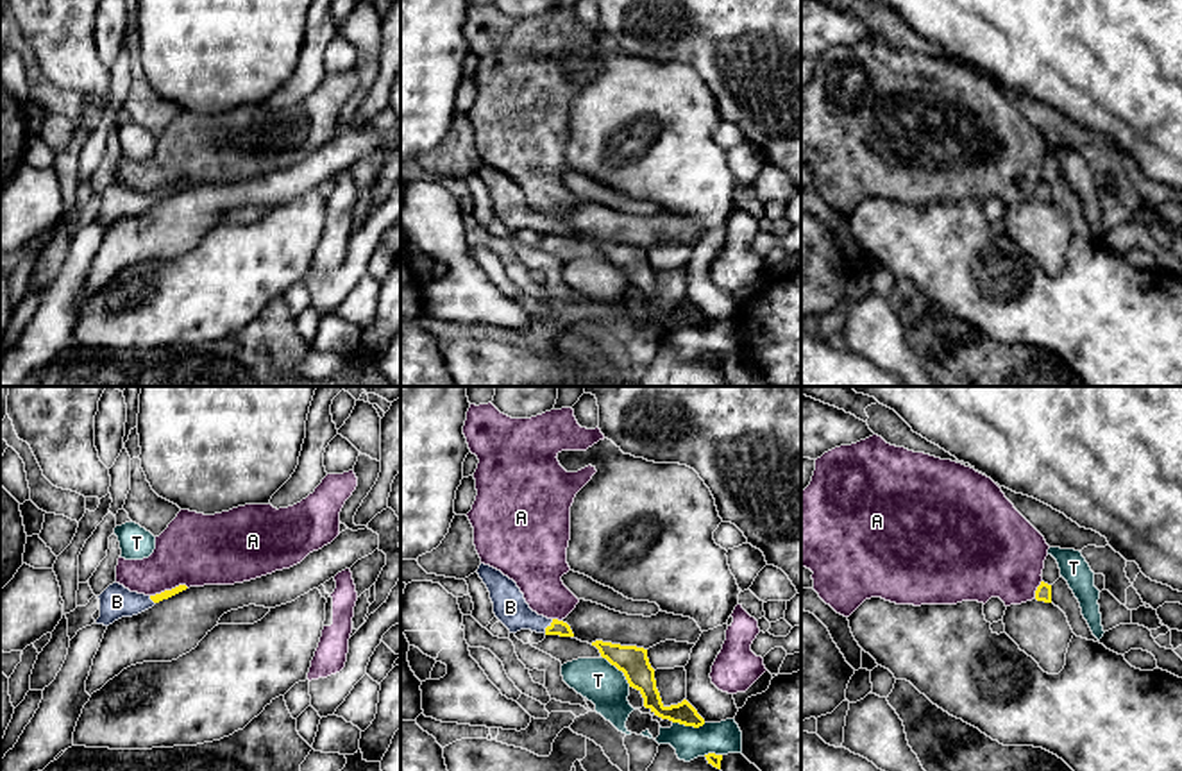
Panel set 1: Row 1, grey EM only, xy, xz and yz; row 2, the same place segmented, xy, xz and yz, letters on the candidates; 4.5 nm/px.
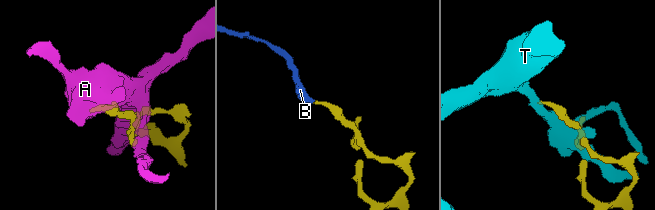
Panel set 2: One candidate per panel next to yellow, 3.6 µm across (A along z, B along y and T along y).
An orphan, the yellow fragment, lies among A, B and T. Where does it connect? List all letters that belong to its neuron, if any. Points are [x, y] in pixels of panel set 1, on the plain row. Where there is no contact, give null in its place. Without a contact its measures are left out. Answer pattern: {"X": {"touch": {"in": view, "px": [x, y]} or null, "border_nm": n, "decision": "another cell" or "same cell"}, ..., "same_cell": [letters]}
{"A": {"touch": {"in": "xy", "px": [168, 190]}, "border_nm": 180, "decision": "another cell"}, "B": {"touch": {"in": "xz", "px": [548, 226]}, "border_nm": 80, "decision": "same cell"}, "T": {"touch": {"in": "xz", "px": [619, 269]}, "border_nm": 180, "decision": "another cell"}, "same_cell": ["B"]}

